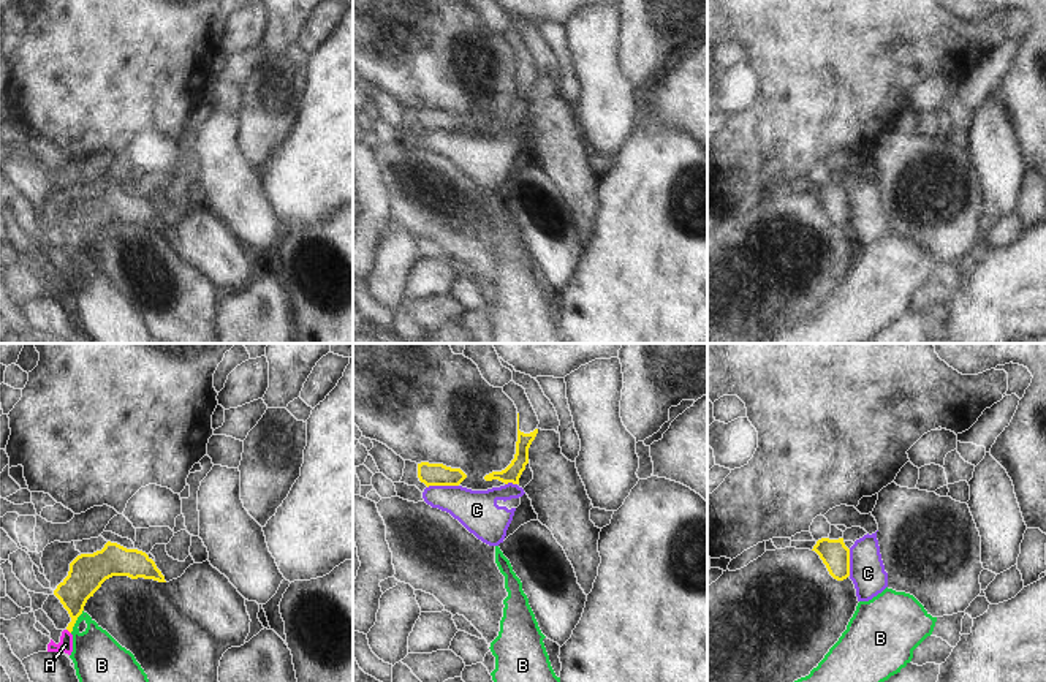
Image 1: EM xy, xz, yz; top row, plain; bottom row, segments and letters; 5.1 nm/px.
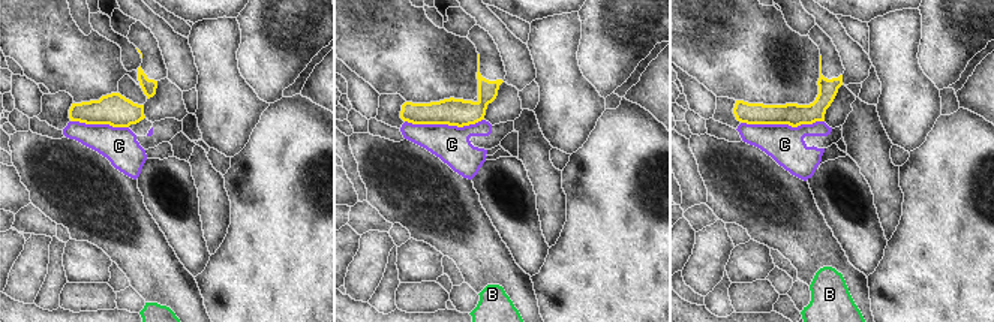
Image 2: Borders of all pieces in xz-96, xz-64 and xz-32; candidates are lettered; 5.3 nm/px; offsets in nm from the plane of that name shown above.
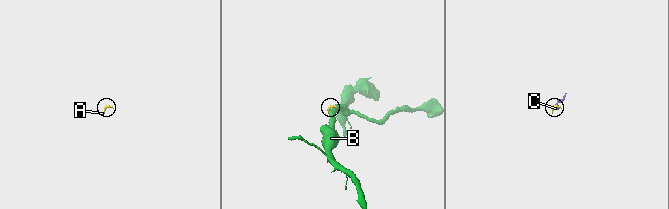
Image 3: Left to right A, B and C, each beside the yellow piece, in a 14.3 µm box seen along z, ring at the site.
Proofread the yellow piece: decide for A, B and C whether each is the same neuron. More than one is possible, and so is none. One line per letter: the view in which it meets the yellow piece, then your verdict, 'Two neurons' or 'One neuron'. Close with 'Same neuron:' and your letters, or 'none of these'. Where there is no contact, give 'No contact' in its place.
A: Touches yellow in xy. One neuron
B: Touches yellow in xy. Two neurons
C: Touches yellow in xz. Two neurons
Same neuron: A

